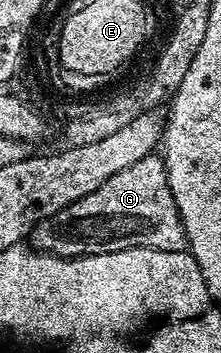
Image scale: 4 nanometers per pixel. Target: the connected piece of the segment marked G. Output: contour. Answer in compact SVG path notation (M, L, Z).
M157 153L143 157L143 161L135 161L135 165L127 165L123 173L115 173L115 177L107 177L107 181L103 181L103 185L99 185L95 193L87 193L87 197L79 197L79 201L67 205L49 219L39 221L39 225L31 232L31 243L36 250L45 251L48 255L58 255L64 259L115 253L119 249L136 247L184 251L189 245L183 229L183 221L179 217L179 209L175 205L175 197L171 193L171 185L167 181L164 158Z

